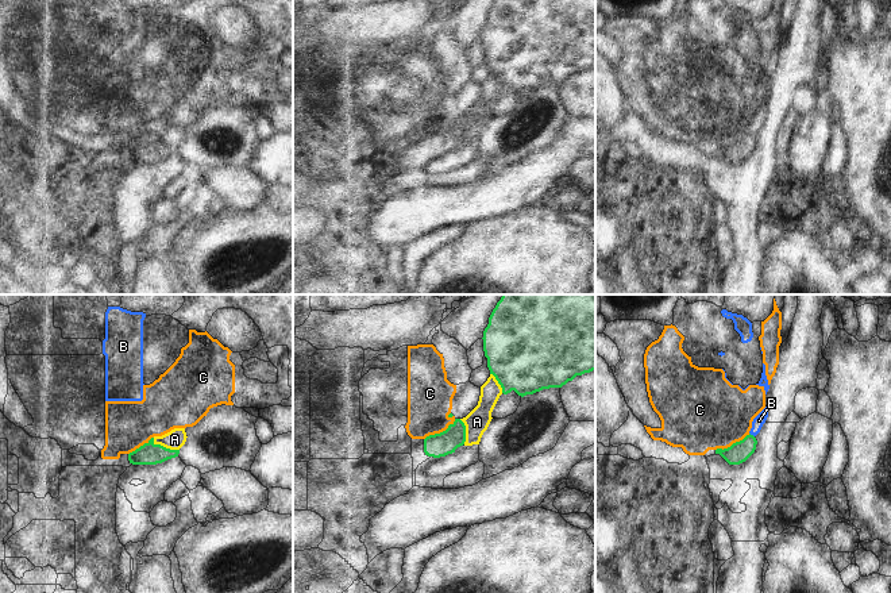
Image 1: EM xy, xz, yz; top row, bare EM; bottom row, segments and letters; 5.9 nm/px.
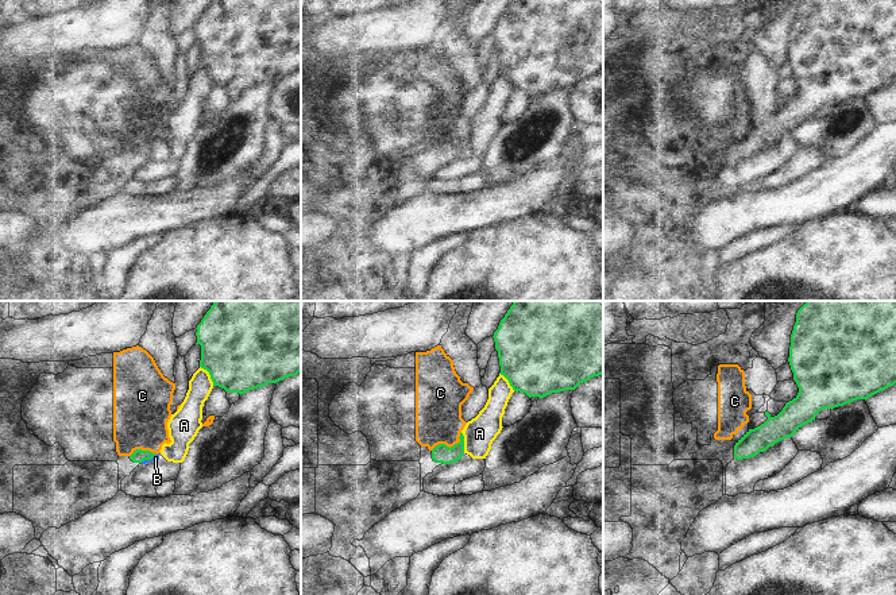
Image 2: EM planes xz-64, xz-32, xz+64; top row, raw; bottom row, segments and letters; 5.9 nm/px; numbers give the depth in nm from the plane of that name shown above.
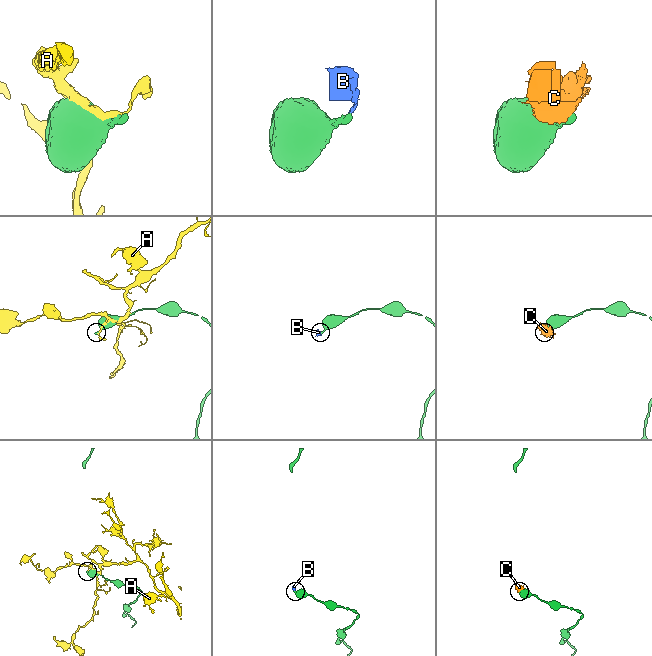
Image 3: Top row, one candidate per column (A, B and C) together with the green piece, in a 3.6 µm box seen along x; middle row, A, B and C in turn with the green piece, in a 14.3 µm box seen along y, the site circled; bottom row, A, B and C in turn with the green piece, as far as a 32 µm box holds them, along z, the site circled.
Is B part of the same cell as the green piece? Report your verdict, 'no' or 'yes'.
no

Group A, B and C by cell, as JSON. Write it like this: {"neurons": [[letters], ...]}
{"neurons": [["A"], ["B", "C"]]}

